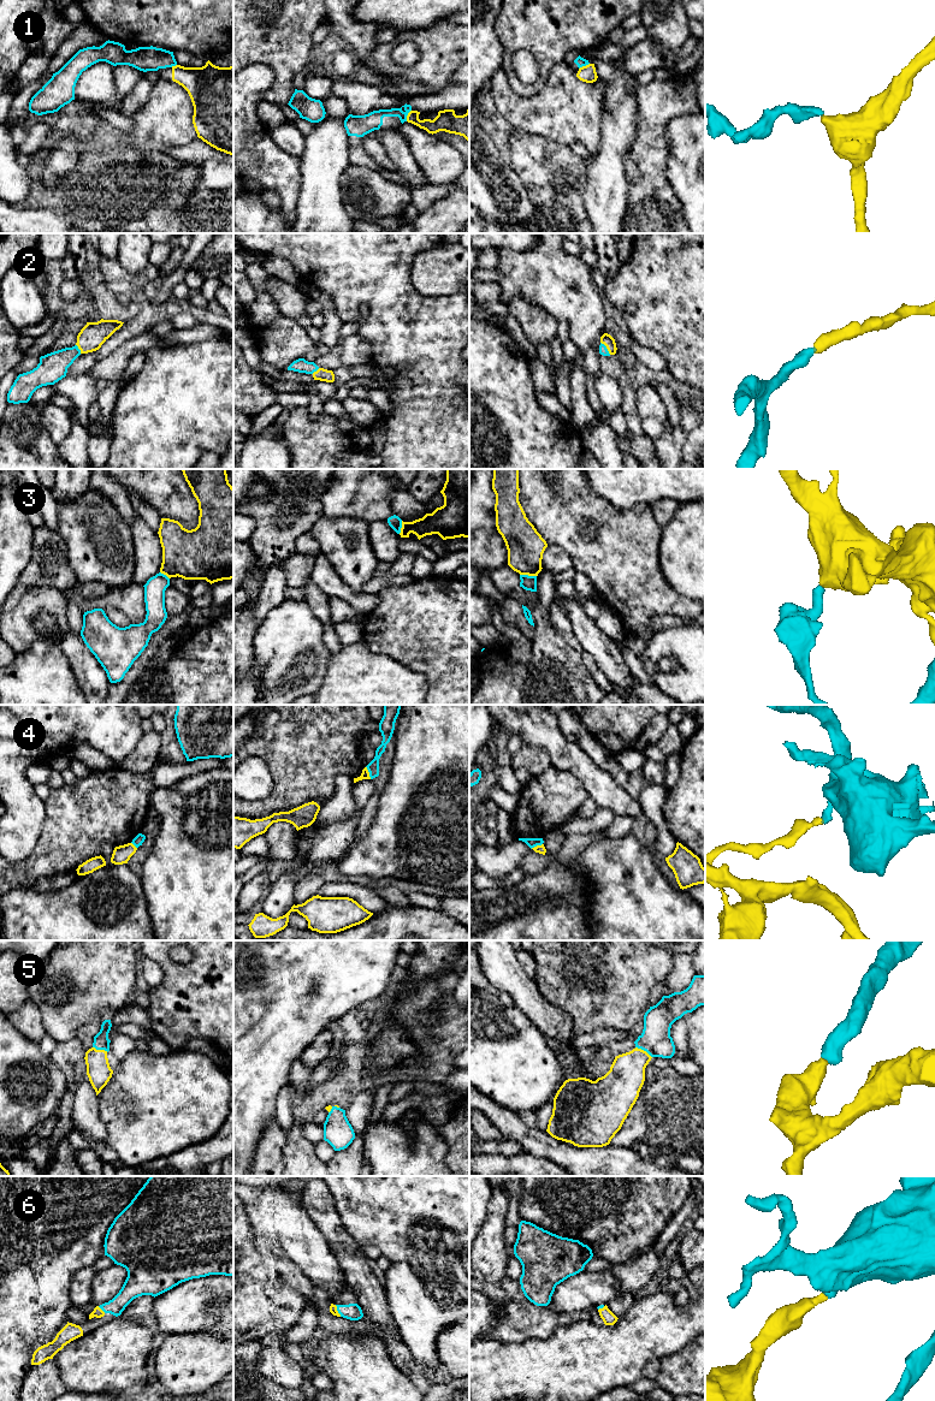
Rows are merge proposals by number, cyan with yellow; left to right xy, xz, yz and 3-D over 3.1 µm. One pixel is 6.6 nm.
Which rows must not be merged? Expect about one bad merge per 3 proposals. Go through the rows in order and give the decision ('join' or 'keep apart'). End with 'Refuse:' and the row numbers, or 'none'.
1: keep apart
2: join
3: keep apart
4: keep apart
5: join
6: join
Refuse: 1, 3, 4

